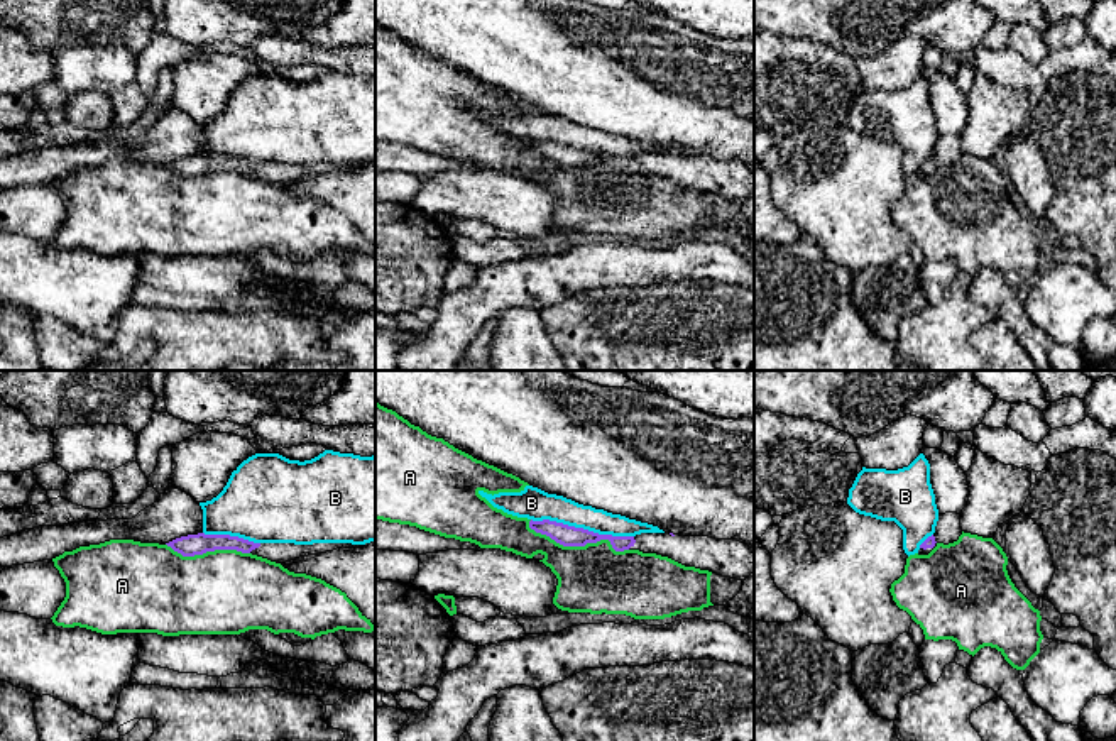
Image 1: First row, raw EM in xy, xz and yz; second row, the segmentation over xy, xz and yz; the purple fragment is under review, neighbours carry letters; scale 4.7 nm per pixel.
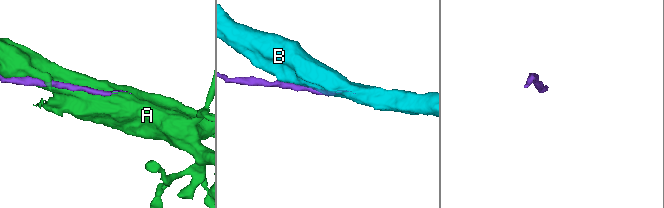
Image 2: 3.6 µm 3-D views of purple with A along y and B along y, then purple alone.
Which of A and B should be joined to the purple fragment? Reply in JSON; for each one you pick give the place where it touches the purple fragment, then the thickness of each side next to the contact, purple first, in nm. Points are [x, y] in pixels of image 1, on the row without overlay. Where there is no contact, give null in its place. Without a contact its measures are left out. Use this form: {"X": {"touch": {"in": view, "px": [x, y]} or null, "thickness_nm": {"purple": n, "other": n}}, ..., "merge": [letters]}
{"merge": []}

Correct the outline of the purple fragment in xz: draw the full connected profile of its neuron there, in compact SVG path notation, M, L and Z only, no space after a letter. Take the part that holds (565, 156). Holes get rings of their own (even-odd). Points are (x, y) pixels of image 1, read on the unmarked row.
M543 140L529 142L529 149L546 156L563 167L585 167L609 161L615 173L639 171L668 178L685 188L746 201L754 195L754 169L737 161L715 161L708 157L681 157L673 154L641 154L636 157L599 156L583 149Z

